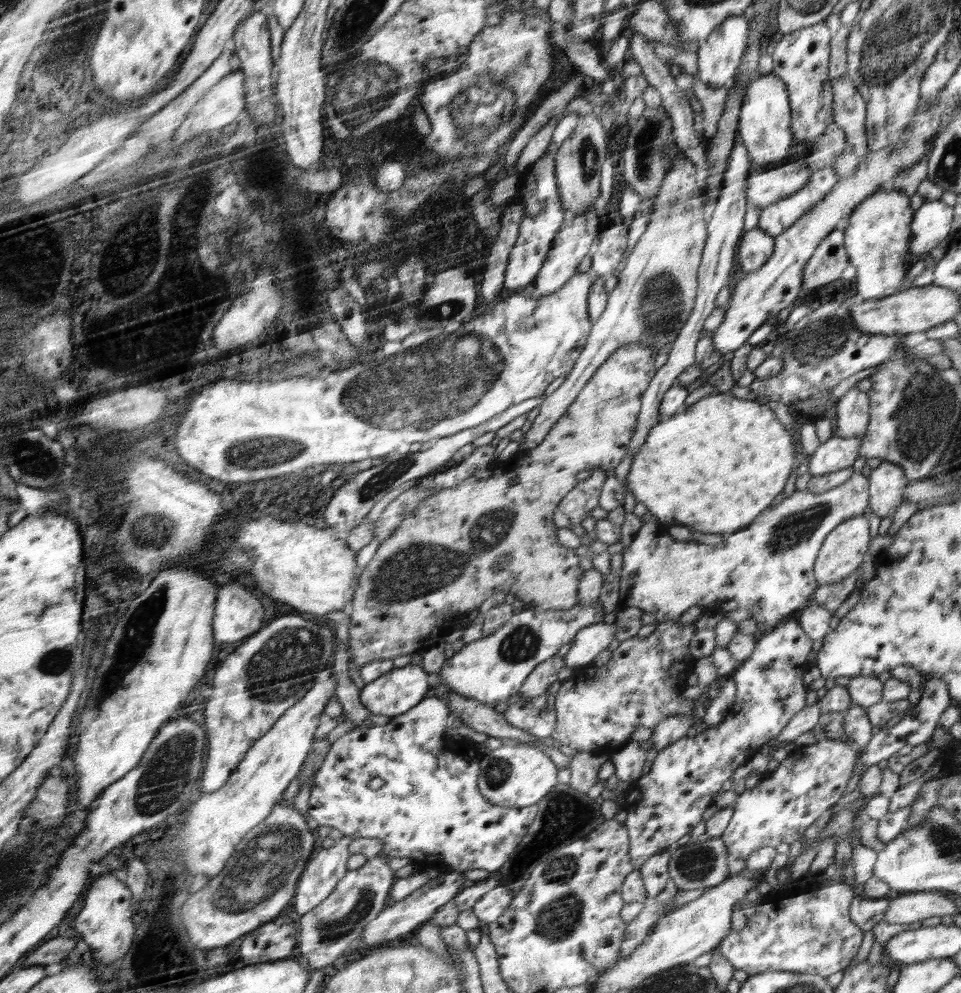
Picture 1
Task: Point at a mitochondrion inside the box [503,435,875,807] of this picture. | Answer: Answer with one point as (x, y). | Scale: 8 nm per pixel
(790, 532)

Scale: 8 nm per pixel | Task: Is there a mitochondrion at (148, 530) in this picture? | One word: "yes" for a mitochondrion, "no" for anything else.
yes

